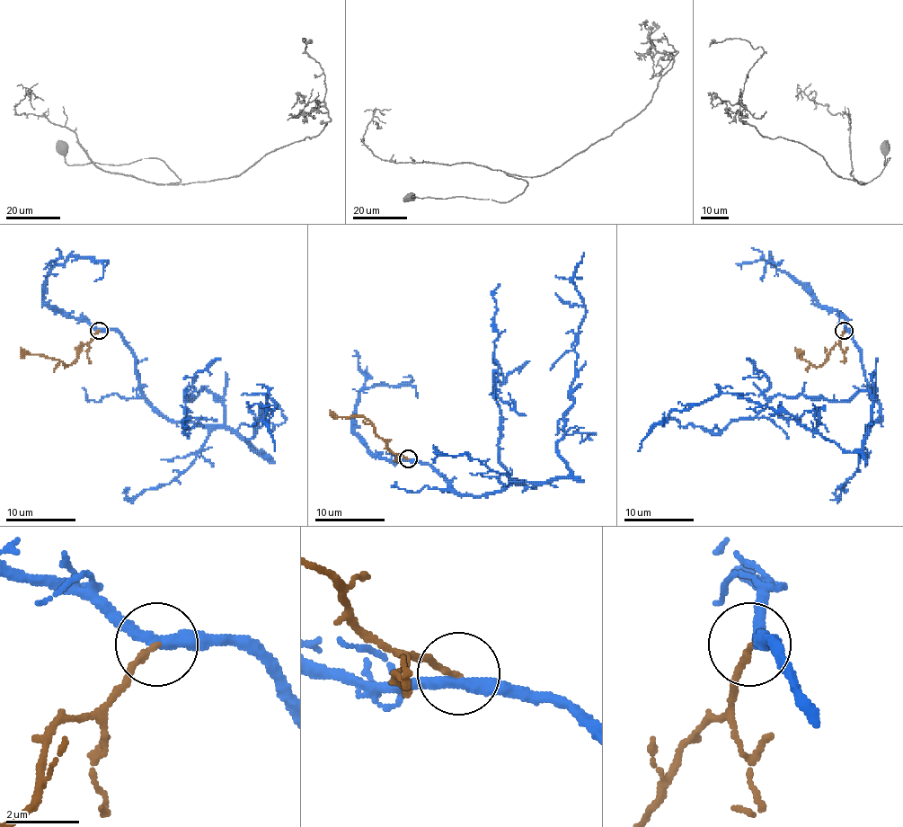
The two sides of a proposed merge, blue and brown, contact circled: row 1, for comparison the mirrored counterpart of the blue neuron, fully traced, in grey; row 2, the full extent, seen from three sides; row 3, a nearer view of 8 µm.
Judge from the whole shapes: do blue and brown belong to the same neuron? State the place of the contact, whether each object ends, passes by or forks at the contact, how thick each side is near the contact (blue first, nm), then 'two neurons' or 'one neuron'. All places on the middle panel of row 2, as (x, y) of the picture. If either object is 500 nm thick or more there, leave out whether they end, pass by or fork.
(408, 458) | blue passes by | brown ends | 320/140 nm | two neurons

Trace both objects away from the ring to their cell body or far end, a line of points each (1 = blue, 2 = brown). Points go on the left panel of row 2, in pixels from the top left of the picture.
1: (100, 330), (120, 335), (143, 396), (164, 415), (231, 428), (259, 452), (248, 440), (267, 393), (274, 450)
2: (100, 330), (78, 349), (76, 358), (66, 367), (54, 358), (28, 354), (21, 347)

